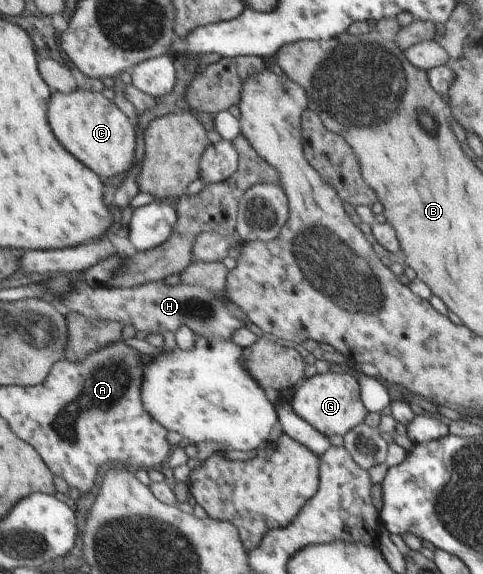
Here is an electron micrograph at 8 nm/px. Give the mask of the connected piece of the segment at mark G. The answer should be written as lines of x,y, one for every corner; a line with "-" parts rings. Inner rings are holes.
330,371
322,375
316,374
304,379
297,388
292,397
292,409
316,431
328,437
332,435
344,437
350,429
363,423
368,414
360,399
358,379
352,373

